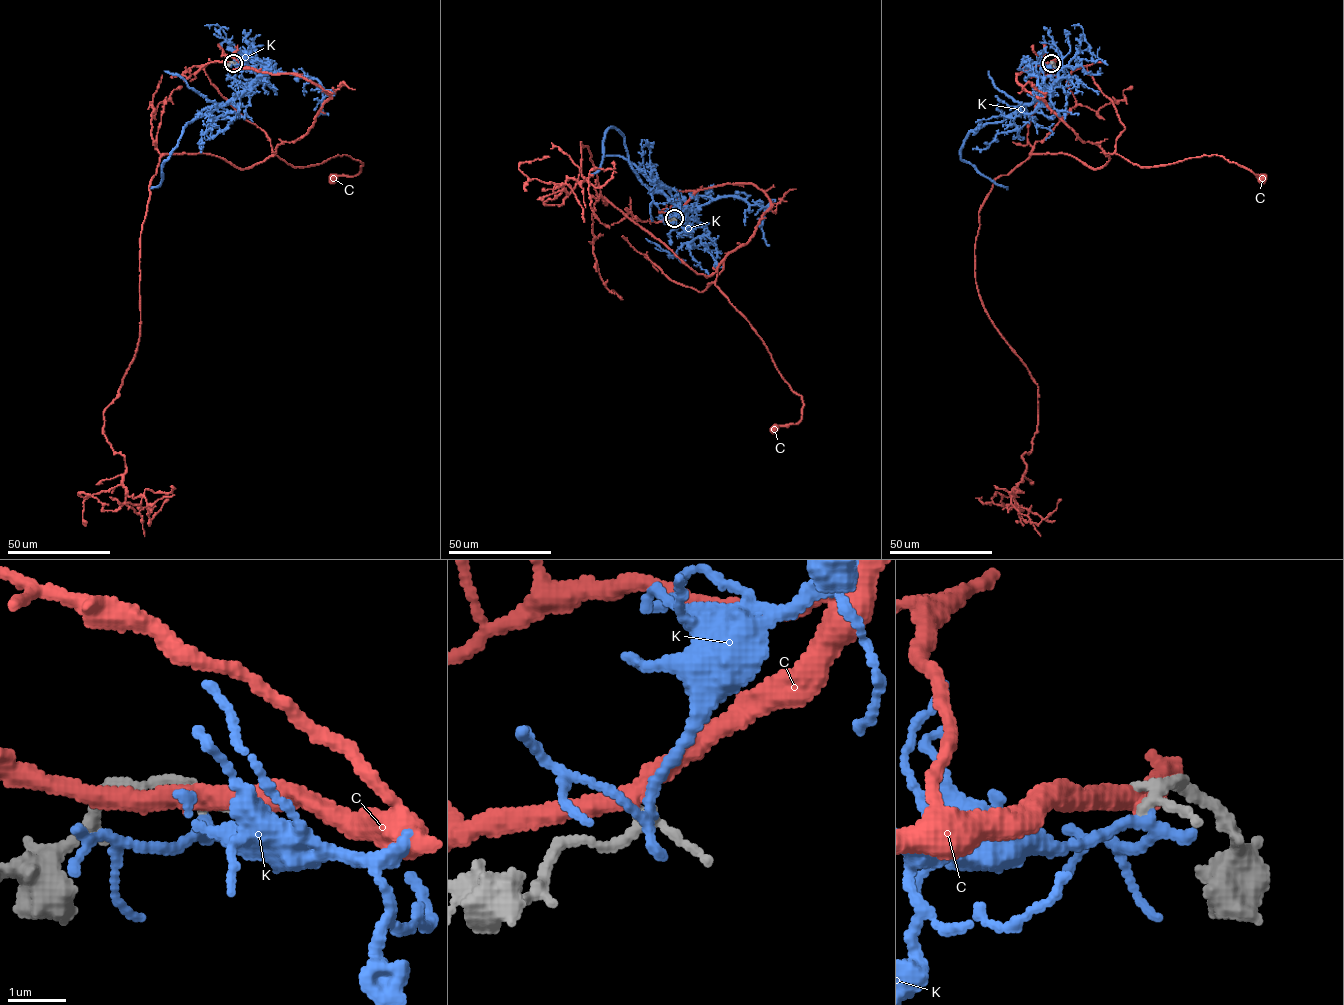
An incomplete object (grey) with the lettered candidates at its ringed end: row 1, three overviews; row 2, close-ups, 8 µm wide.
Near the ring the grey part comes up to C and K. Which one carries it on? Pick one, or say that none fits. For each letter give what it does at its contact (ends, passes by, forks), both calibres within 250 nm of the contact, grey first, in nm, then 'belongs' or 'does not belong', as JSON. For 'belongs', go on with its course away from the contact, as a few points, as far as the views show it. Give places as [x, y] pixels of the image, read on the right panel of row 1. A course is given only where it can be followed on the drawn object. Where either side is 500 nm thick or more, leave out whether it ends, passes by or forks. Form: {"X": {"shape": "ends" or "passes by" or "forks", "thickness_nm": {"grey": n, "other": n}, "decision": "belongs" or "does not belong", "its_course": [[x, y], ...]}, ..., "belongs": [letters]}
{"C": {"shape": "passes by", "thickness_nm": {"grey": 170, "other": 360}, "decision": "does not belong"}, "K": {"shape": "passes by", "thickness_nm": {"grey": 160, "other": 190}, "decision": "belongs", "its_course": [[1051, 63], [1041, 64], [1043, 92], [1000, 121], [971, 130], [961, 149], [962, 160], [1007, 189]]}, "belongs": ["K"]}

